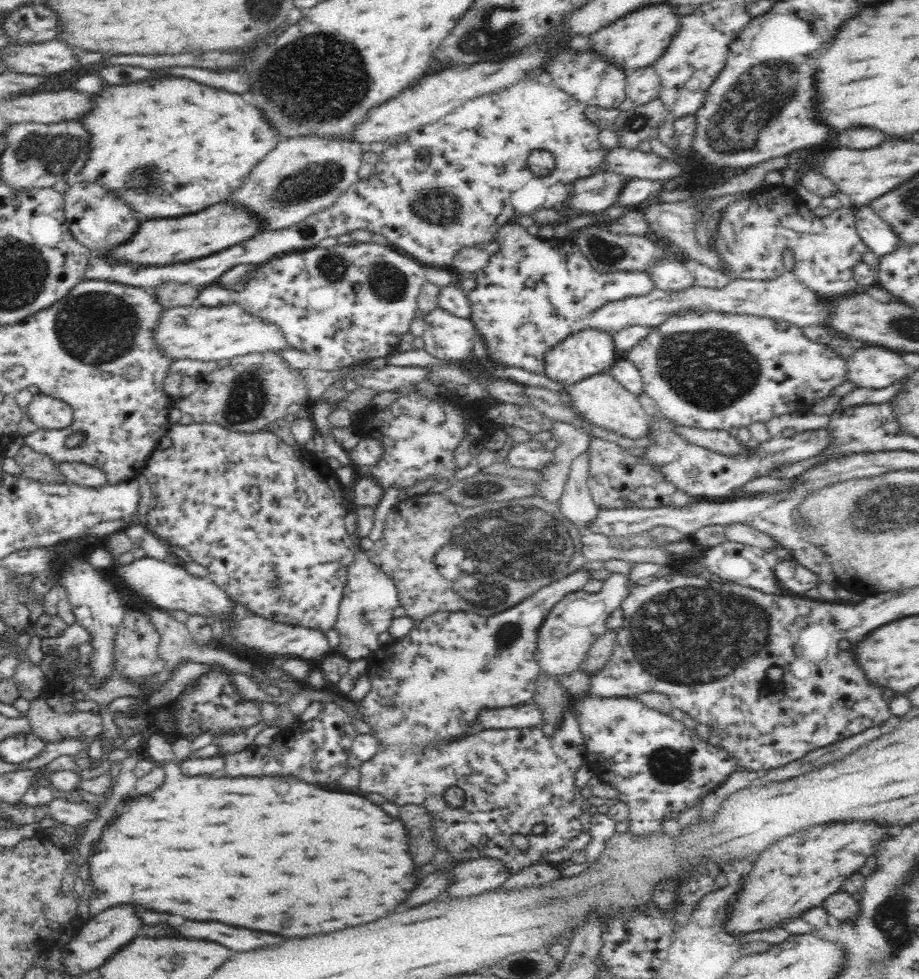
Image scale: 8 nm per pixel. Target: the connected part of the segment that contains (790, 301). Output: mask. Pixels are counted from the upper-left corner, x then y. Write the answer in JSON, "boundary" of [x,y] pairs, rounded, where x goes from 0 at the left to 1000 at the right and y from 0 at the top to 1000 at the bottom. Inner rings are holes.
{"boundary":[[[860,273],[853,280],[837,287],[797,283],[795,287],[786,294],[774,295],[755,290],[748,295],[731,299],[712,294],[707,301],[686,303],[677,308],[662,308],[657,313],[653,313],[651,317],[631,325],[629,333],[625,333],[625,337],[620,337],[620,341],[640,336],[667,341],[690,330],[711,336],[720,331],[727,323],[738,321],[742,317],[776,317],[777,319],[818,321],[842,327],[853,327],[853,329],[862,329],[863,332],[879,339],[900,343],[902,327],[906,320],[906,311],[904,311],[903,304],[901,306],[899,304],[901,303],[892,301],[868,288],[867,282]]]}

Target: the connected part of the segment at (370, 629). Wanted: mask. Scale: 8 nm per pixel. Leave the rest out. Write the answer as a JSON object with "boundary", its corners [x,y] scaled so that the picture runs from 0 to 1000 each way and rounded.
{"boundary":[[[396,559],[392,562],[387,564],[385,574],[379,577],[374,611],[370,615],[368,632],[362,639],[367,649],[367,666],[387,675],[415,664],[411,648],[422,645],[434,625],[434,608],[430,593],[398,570]]]}

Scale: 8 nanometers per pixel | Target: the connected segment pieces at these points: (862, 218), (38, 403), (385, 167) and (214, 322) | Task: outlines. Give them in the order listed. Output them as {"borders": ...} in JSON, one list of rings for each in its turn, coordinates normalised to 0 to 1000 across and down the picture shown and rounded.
{"borders":[[[[945,209],[933,210],[933,235],[938,247],[949,256],[951,265],[978,255],[983,249],[978,241],[958,221],[953,221]]],[[[35,401],[26,407],[26,415],[28,425],[44,438],[66,438],[79,431],[78,416],[54,403]]],[[[546,92],[510,101],[511,104],[503,104],[503,108],[490,112],[485,121],[465,126],[459,132],[448,133],[441,143],[420,148],[411,156],[412,162],[404,179],[373,195],[363,210],[324,229],[285,237],[266,249],[226,264],[187,272],[141,272],[139,268],[124,266],[120,259],[106,257],[96,266],[91,284],[94,287],[111,284],[111,287],[159,295],[176,288],[222,292],[259,270],[287,270],[307,257],[342,254],[355,245],[379,245],[392,238],[416,243],[419,249],[461,272],[491,277],[494,263],[501,255],[534,251],[541,237],[553,228],[571,228],[582,225],[588,217],[598,221],[603,215],[620,213],[617,204],[621,201],[622,188],[631,182],[658,176],[656,170],[663,153],[655,152],[651,144],[654,132],[649,129],[642,127],[642,143],[633,145],[627,145],[627,141],[620,145],[622,135],[614,133],[614,163],[618,165],[605,165],[596,180],[588,181],[575,173],[573,161],[579,151],[553,153],[553,112],[548,116]]],[[[259,311],[246,313],[200,313],[176,319],[174,331],[169,335],[169,351],[182,362],[190,366],[199,376],[223,377],[231,373],[243,372],[258,364],[289,361],[303,361],[317,356],[309,345],[307,337],[299,331],[285,329],[268,321],[268,317]]]]}

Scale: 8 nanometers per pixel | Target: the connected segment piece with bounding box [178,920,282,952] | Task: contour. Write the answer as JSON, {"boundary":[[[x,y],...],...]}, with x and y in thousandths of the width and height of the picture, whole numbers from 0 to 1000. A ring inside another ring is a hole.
{"boundary":[[[200,942],[194,946],[196,956],[207,956],[207,958],[222,958],[222,960],[233,960],[242,966],[248,966],[252,970],[279,970],[279,968],[289,968],[289,966],[300,966],[307,962],[305,956],[298,954],[285,954],[279,950],[268,950],[268,948],[252,948],[239,942]]]}

